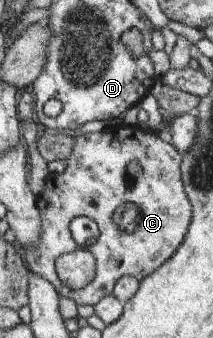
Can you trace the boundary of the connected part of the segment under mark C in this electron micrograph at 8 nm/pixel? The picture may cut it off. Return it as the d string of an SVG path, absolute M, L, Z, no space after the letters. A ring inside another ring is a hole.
M126 123L116 129L75 134L75 144L67 159L66 169L61 174L46 177L45 188L36 197L41 215L40 243L36 248L26 248L23 254L26 267L32 273L47 279L62 298L70 298L76 305L94 307L104 296L112 295L116 282L122 276L130 276L141 282L168 261L184 241L193 211L181 176L182 155L173 145L160 140L157 134L151 129L143 131L138 125L129 126ZM130 161L137 161L142 167L142 172L136 178L130 177L126 172ZM79 215L93 219L100 235L97 242L88 247L95 259L95 276L84 287L72 289L59 278L55 259L80 249L68 228L72 219Z

